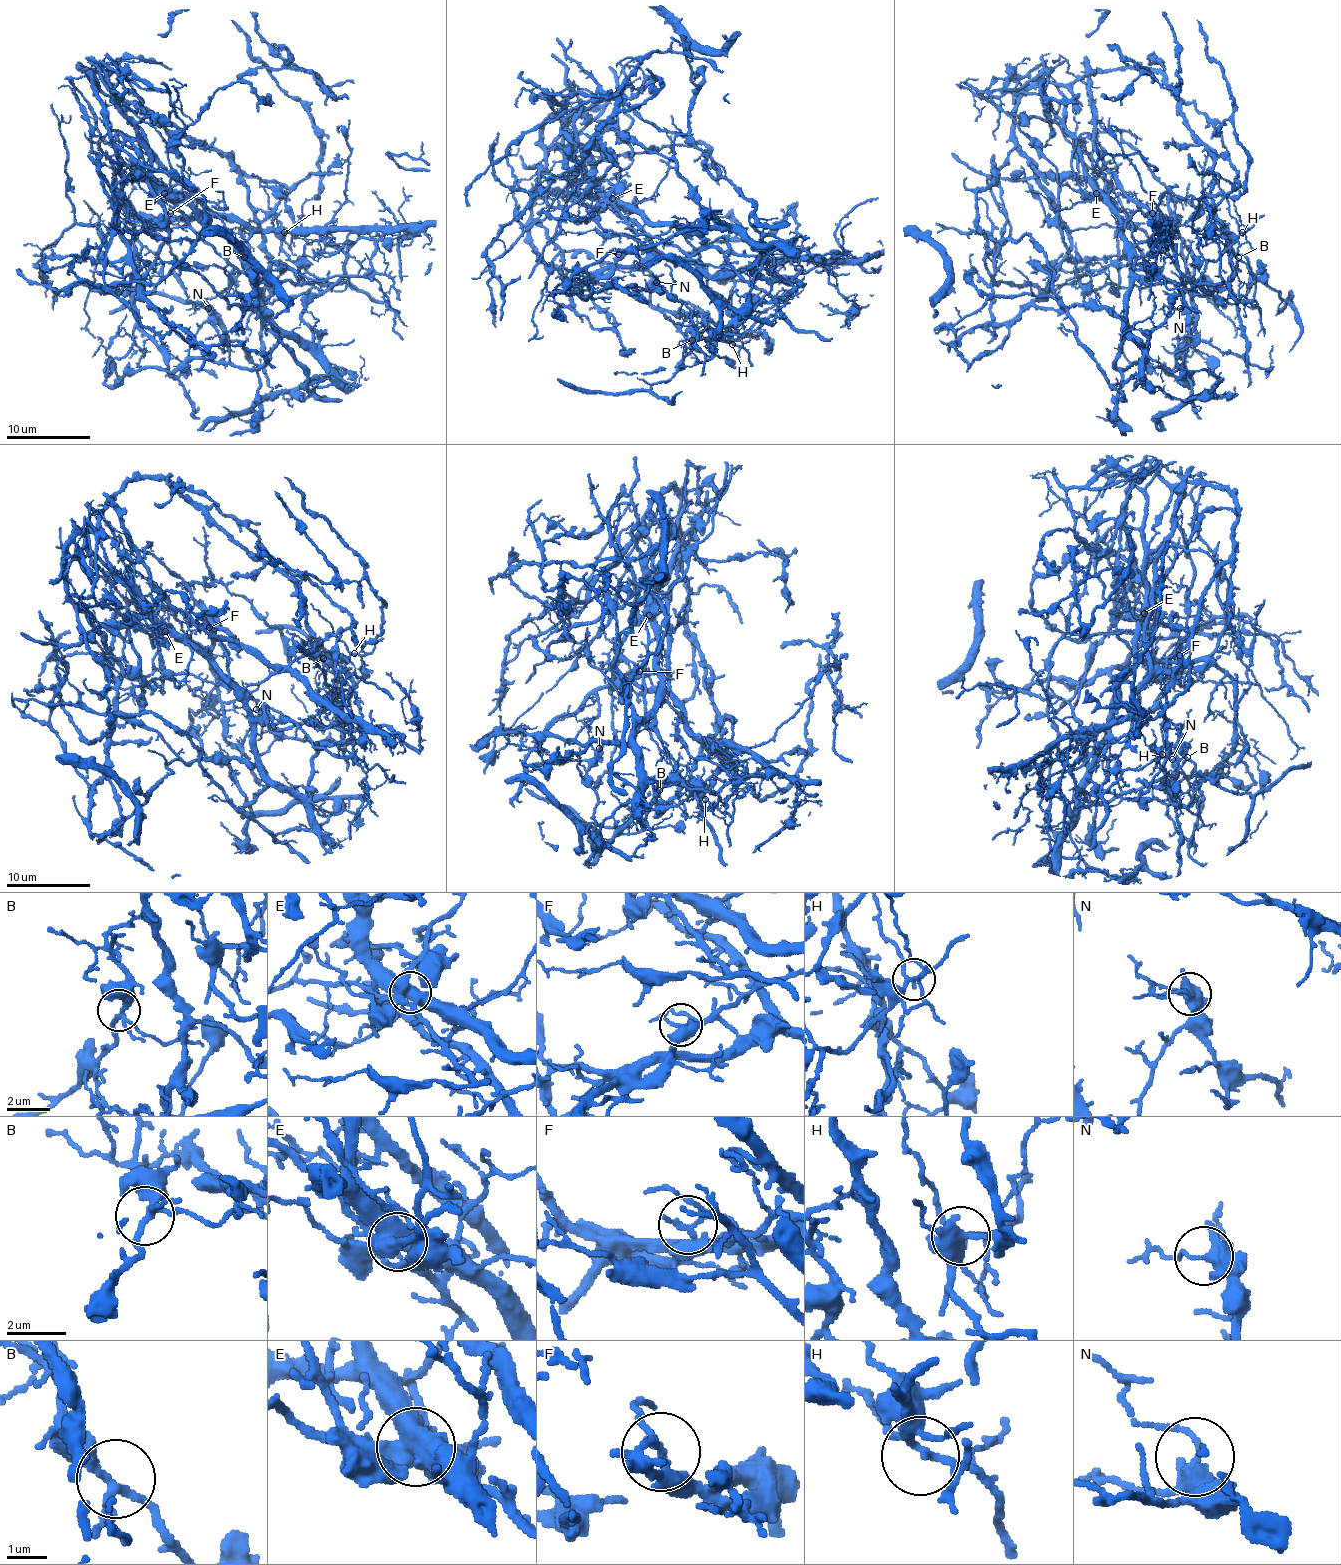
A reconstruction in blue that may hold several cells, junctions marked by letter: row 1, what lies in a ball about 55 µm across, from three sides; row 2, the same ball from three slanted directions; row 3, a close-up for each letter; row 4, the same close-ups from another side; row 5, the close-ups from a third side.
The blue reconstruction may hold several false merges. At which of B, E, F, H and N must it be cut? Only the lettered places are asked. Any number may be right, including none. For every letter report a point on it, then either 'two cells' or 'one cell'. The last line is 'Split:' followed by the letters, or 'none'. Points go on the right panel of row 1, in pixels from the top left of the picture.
B: (1238, 257) | one cell
E: (1096, 193) | two cells
F: (1152, 213) | two cells
H: (1242, 232) | one cell
N: (1180, 308) | one cell
Split: E, F

